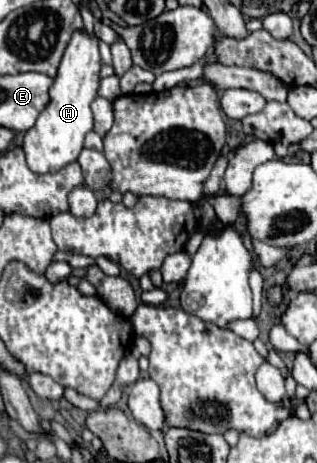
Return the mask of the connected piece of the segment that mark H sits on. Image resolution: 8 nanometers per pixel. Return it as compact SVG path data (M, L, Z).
M76 31L64 51L64 57L58 67L58 75L54 77L52 89L48 91L50 101L48 105L40 111L38 121L32 129L26 131L24 135L24 153L26 153L26 163L34 173L54 173L60 171L64 165L72 163L78 159L82 147L84 147L84 137L88 131L92 131L94 117L92 117L92 101L98 97L98 87L100 87L100 49L98 49L98 37L90 35L88 31Z

